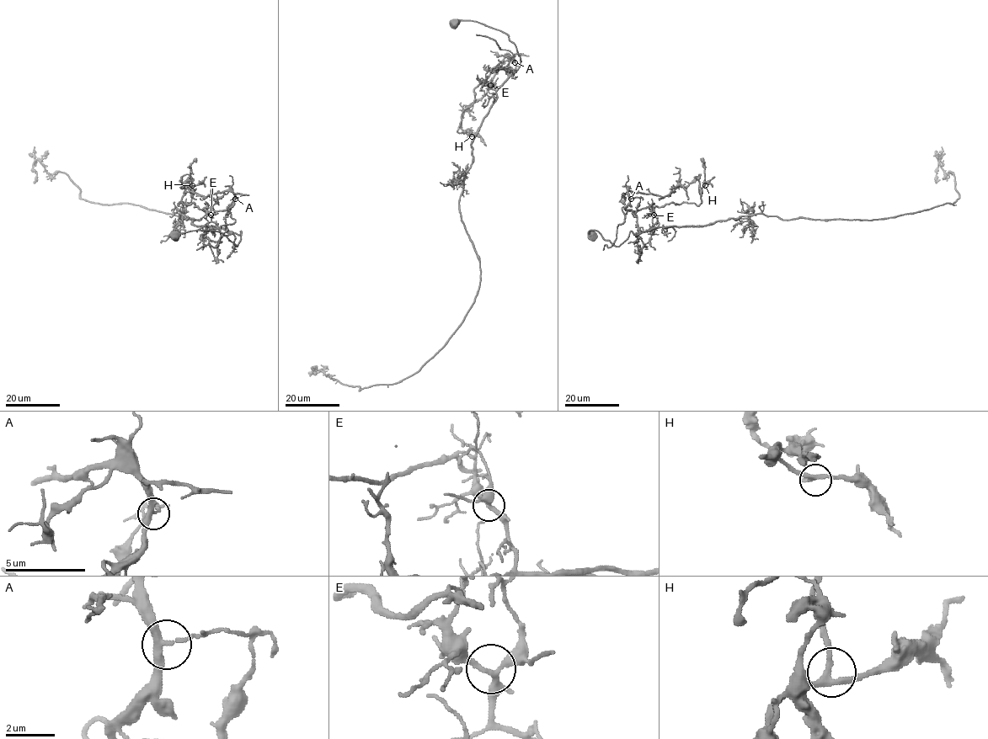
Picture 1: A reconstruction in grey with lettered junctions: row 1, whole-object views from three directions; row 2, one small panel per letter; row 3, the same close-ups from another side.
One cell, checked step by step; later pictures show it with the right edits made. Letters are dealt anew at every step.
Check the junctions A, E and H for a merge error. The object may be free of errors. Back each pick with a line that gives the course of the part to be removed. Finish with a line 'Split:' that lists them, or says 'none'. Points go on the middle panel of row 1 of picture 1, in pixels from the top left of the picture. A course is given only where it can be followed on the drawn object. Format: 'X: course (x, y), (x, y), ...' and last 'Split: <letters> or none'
A: course (515, 62), (506, 60), (486, 93), (464, 110), (461, 129), (469, 130), (466, 132), (469, 136), (476, 132)
Split: A

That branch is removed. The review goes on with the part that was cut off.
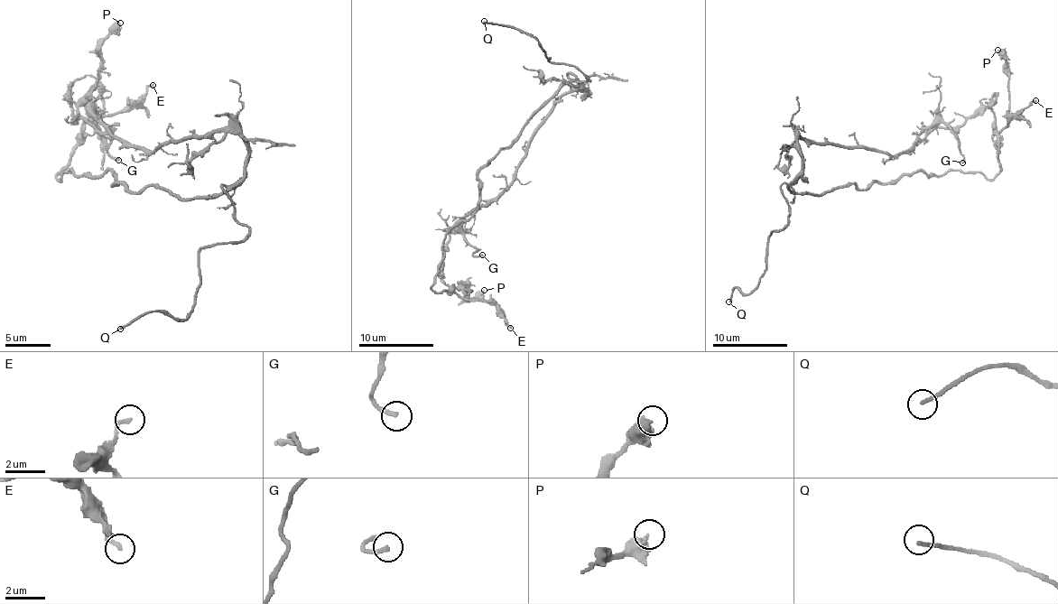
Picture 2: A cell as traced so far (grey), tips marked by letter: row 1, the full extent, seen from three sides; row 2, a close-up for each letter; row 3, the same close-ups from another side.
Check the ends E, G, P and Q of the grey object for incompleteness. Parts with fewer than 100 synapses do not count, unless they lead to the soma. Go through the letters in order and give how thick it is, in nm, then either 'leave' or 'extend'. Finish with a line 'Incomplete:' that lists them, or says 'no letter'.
E: calibre 220 nm; leave
G: calibre 220 nm; leave
P: calibre 440 nm; leave
Q: calibre 160 nm; extend
Incomplete: Q

